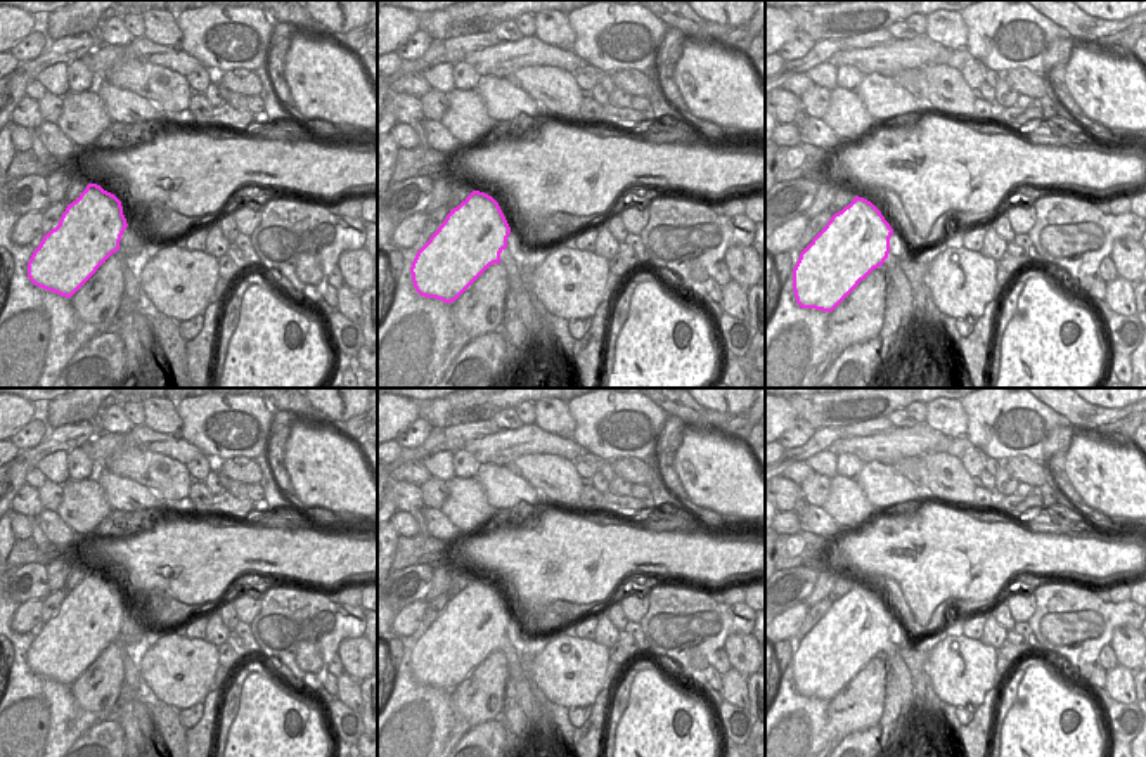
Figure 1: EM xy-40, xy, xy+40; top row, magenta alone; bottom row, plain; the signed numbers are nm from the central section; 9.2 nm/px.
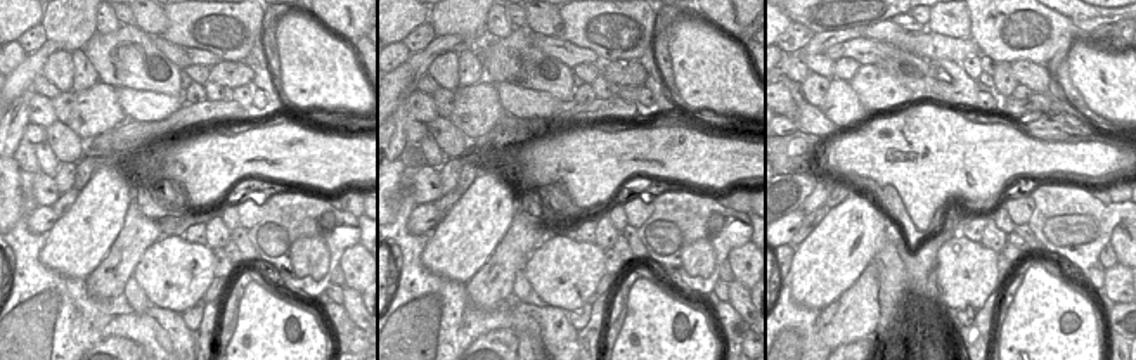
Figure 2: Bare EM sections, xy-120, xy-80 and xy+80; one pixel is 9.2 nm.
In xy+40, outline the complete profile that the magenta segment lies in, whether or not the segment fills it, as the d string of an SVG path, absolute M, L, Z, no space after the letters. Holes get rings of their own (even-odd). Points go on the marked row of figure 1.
M855 196L800 253L793 291L802 308L833 312L890 253L893 229L867 199Z

